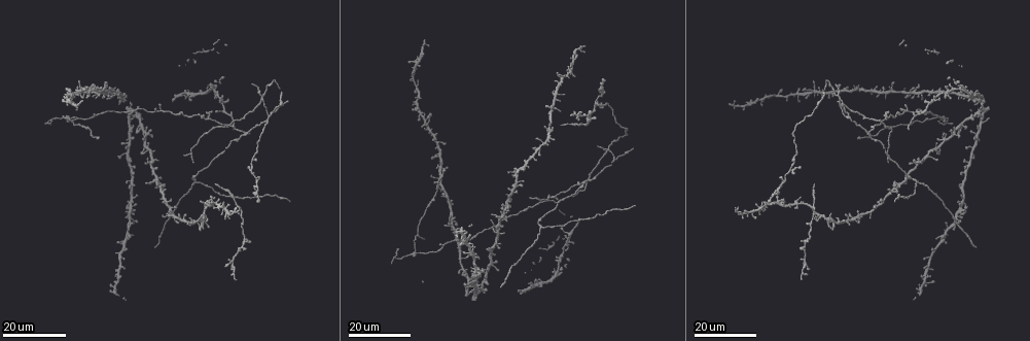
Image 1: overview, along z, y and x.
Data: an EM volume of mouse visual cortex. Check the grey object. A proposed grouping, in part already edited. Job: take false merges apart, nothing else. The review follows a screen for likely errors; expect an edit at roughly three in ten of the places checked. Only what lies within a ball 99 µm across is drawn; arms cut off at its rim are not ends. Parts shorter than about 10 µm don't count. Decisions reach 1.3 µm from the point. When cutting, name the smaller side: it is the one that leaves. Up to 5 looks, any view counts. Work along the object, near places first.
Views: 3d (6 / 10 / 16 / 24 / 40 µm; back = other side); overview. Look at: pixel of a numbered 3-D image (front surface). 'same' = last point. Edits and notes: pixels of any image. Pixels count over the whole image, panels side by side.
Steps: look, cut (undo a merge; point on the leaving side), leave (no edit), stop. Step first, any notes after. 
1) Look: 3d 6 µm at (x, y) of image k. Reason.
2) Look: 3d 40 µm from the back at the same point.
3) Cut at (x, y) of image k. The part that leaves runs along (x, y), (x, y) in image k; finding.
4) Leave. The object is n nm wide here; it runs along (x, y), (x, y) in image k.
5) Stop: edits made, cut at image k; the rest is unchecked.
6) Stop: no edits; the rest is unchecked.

Look: 3d 24 µm at (261, 99) of image 1. Branch point.

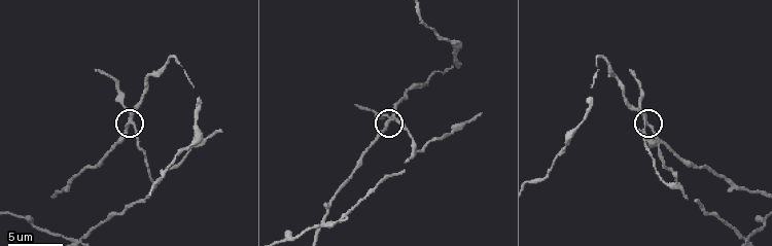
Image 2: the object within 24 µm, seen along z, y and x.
Look: 3d 10 µm at (649, 121) of image 2.

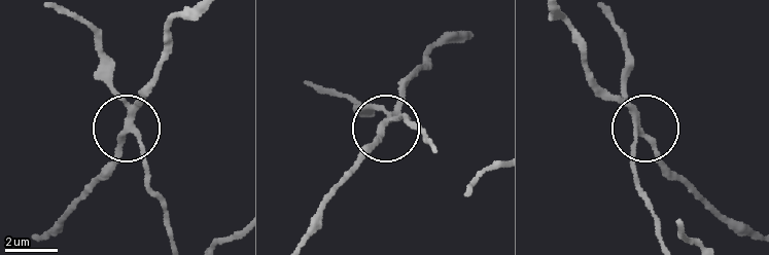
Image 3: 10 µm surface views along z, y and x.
Cut at (144, 96) of image 3. The part that leaves runs along (132, 115), (161, 64), (165, 31), (182, 15) in image 3; two cells meet here.

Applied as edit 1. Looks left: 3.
Look: overview.

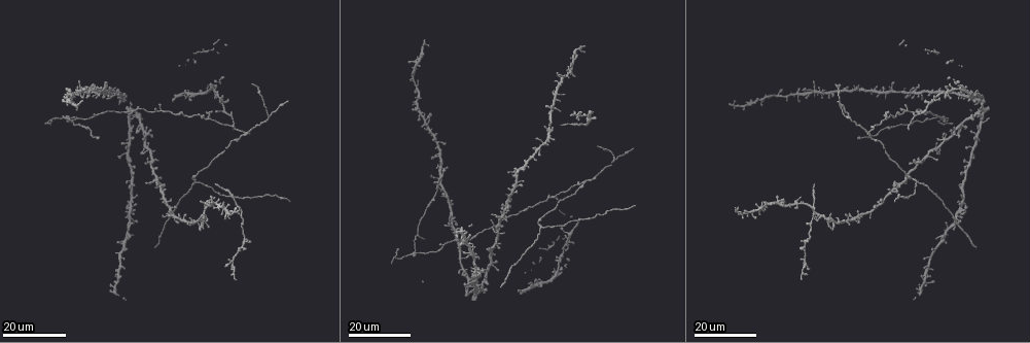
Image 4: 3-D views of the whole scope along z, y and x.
Look: 3d 16 µm at (540, 227) of image 4. Small branch off a trunk.

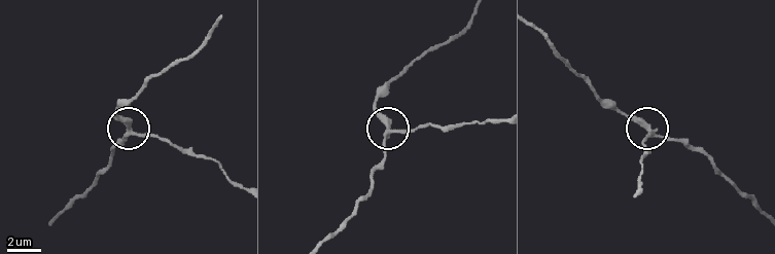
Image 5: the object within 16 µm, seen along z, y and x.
Look: 3d 10 µm at (392, 130) of image 5. Zoom in.

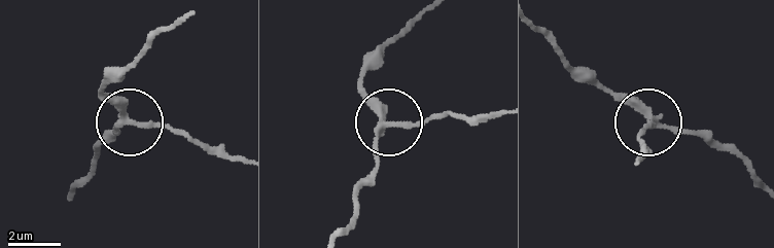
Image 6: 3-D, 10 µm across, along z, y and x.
Leave. The side arm is 35 µm long; it runs along (428, 10), (389, 43), (362, 83), (384, 124), (376, 181) in image 6; all the same cell.

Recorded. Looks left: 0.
Stop: edits made, cut at image 3; the rest is unchecked.

